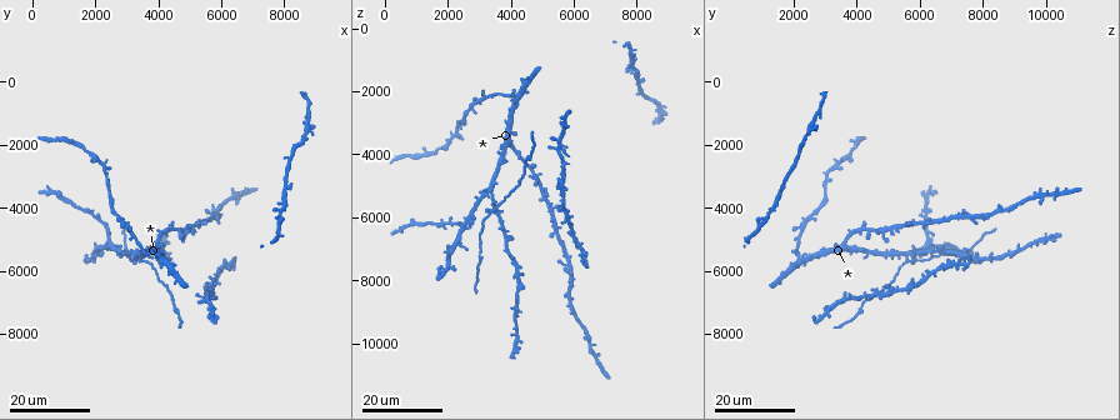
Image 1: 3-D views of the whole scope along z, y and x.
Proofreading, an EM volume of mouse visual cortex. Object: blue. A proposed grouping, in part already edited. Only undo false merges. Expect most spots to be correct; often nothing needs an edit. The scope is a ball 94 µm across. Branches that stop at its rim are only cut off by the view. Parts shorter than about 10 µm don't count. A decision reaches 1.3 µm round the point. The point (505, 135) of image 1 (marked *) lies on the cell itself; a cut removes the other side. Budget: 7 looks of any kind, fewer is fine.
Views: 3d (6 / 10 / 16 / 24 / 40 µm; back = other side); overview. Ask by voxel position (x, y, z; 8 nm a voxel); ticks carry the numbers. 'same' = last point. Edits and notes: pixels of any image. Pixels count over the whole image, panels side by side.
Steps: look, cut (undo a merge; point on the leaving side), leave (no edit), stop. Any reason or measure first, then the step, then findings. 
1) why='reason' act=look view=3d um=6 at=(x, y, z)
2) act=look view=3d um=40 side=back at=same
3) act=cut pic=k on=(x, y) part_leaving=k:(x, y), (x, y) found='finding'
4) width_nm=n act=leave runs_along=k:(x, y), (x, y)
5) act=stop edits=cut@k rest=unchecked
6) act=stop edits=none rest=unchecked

act=look view=3d um=16 at=(3900, 5200, 3600)

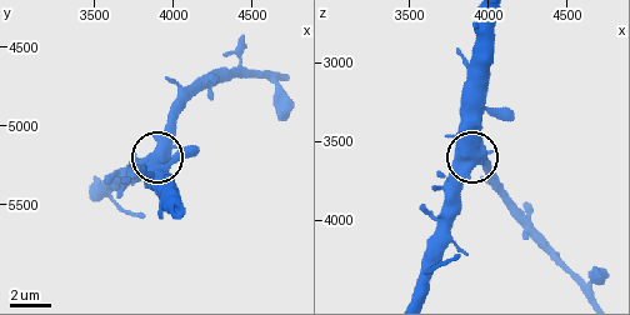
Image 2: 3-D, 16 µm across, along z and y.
why='zoom in' act=look view=3d um=6 at=same

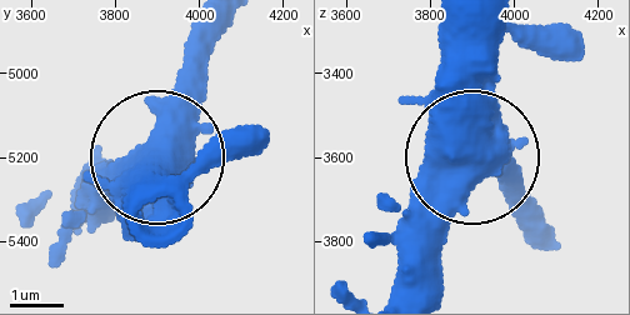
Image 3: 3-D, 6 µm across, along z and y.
width_nm=830 act=leave found='all the same cell'

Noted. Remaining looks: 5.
act=look view=3d um=24 at=(3300, 5400, 5200)

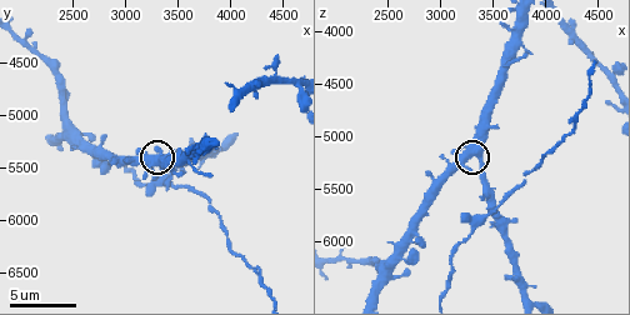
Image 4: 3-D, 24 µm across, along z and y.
act=look view=3d um=6 at=same

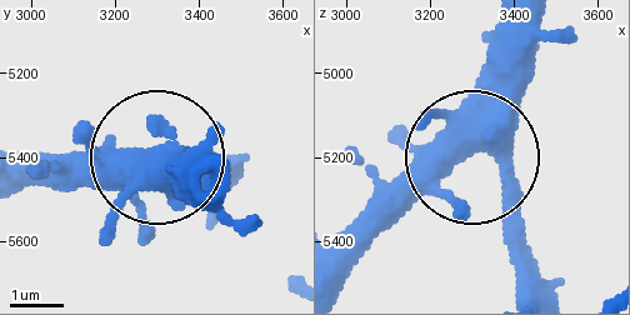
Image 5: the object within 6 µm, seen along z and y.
act=look view=3d um=6 side=back at=same

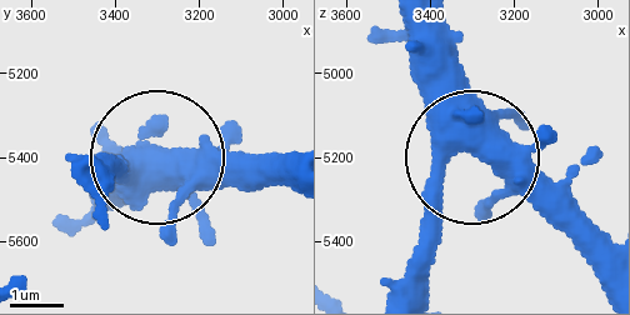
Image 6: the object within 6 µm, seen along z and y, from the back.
act=leave found='all the same cell'

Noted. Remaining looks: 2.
why='two arms in line, one across' act=look view=3d um=16 at=(3500, 5680, 5740)

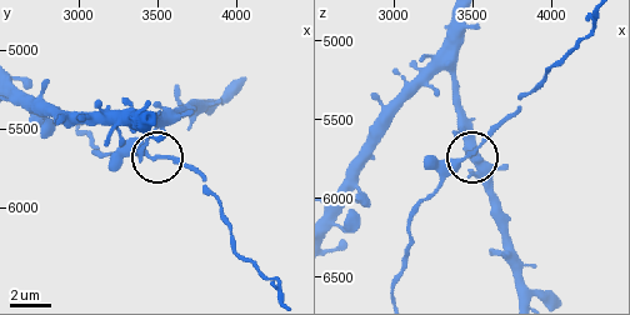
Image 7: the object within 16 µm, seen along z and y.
side_arm_um=28 act=leave found='all the same cell'

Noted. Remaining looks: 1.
act=stop edits=none rest=unchecked

